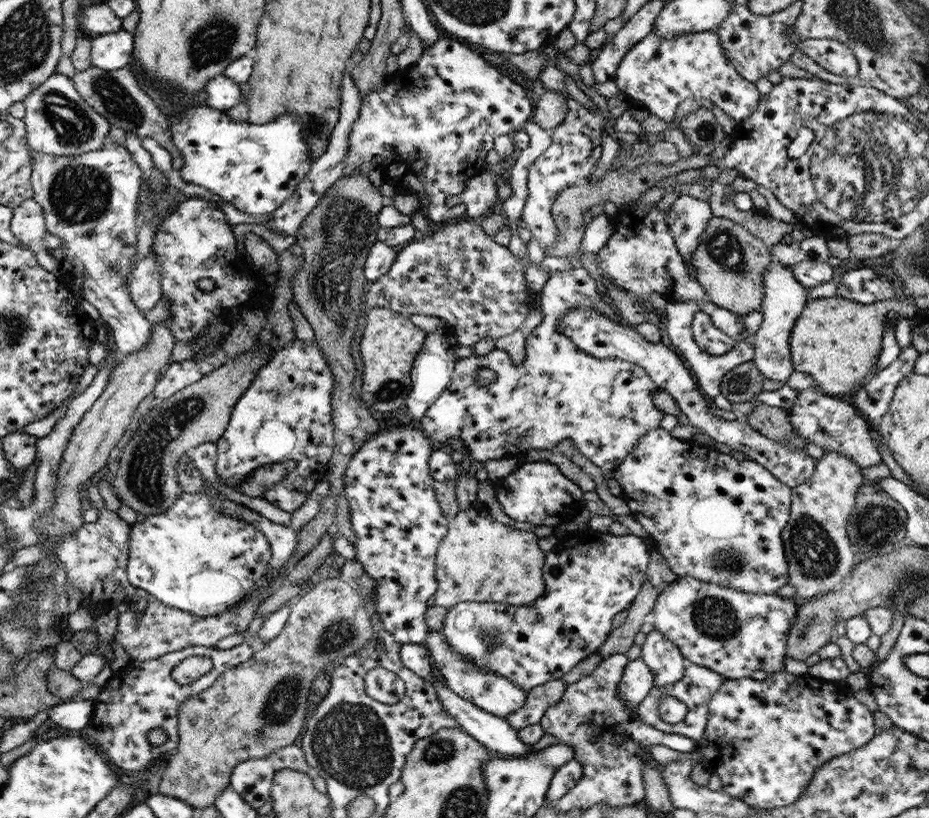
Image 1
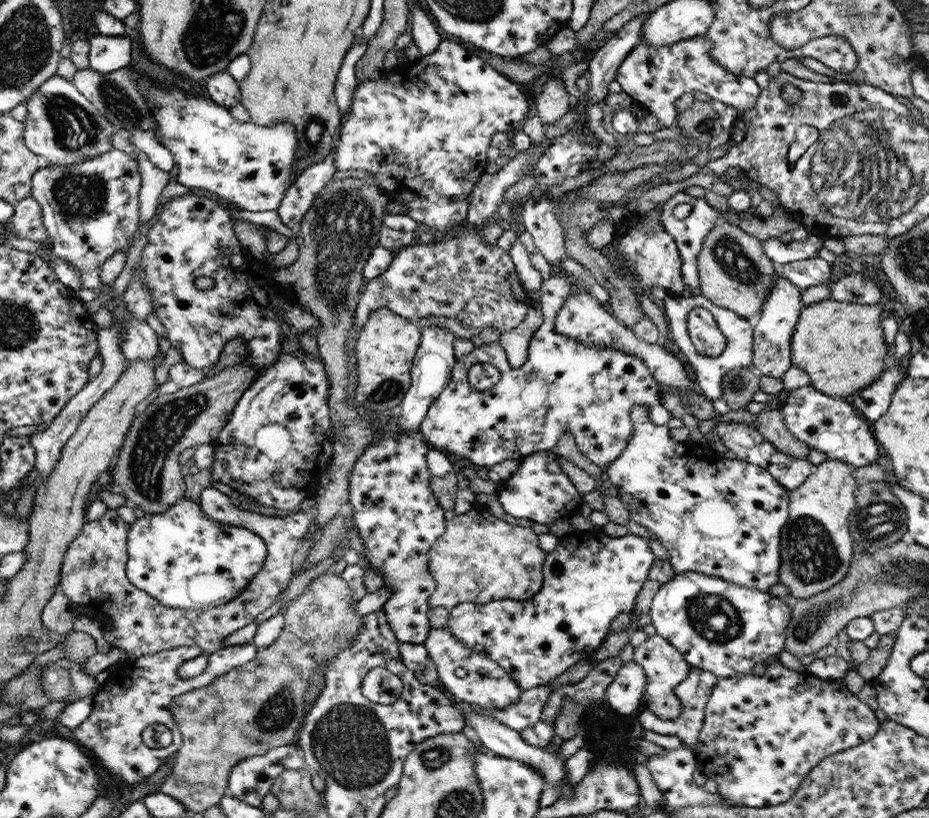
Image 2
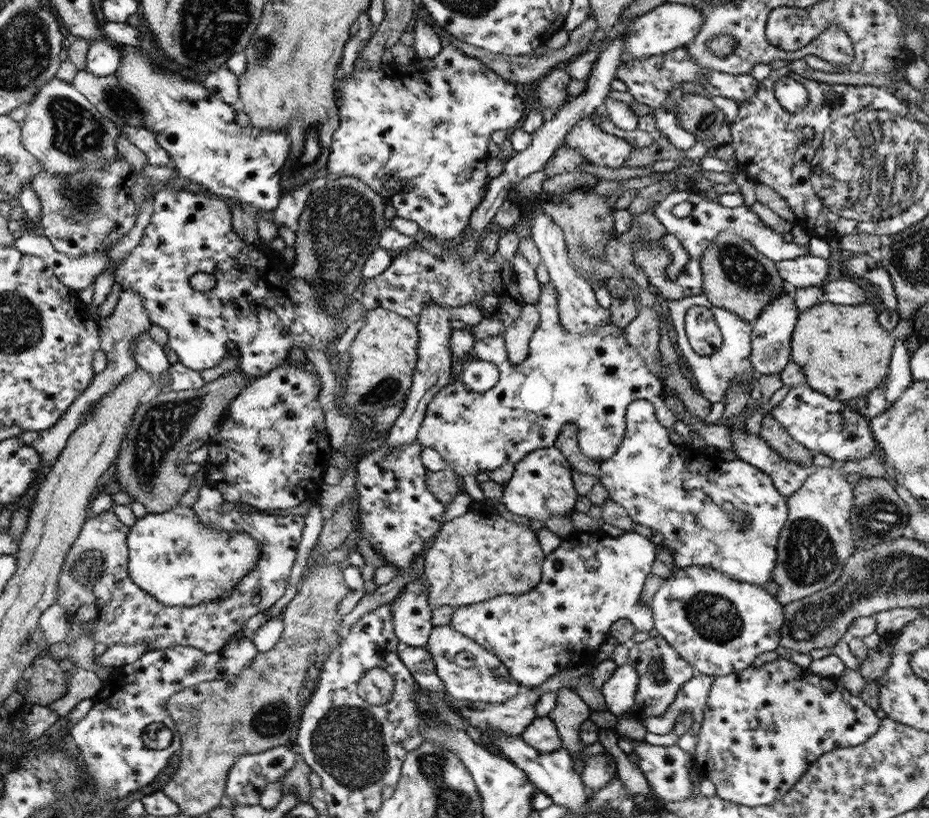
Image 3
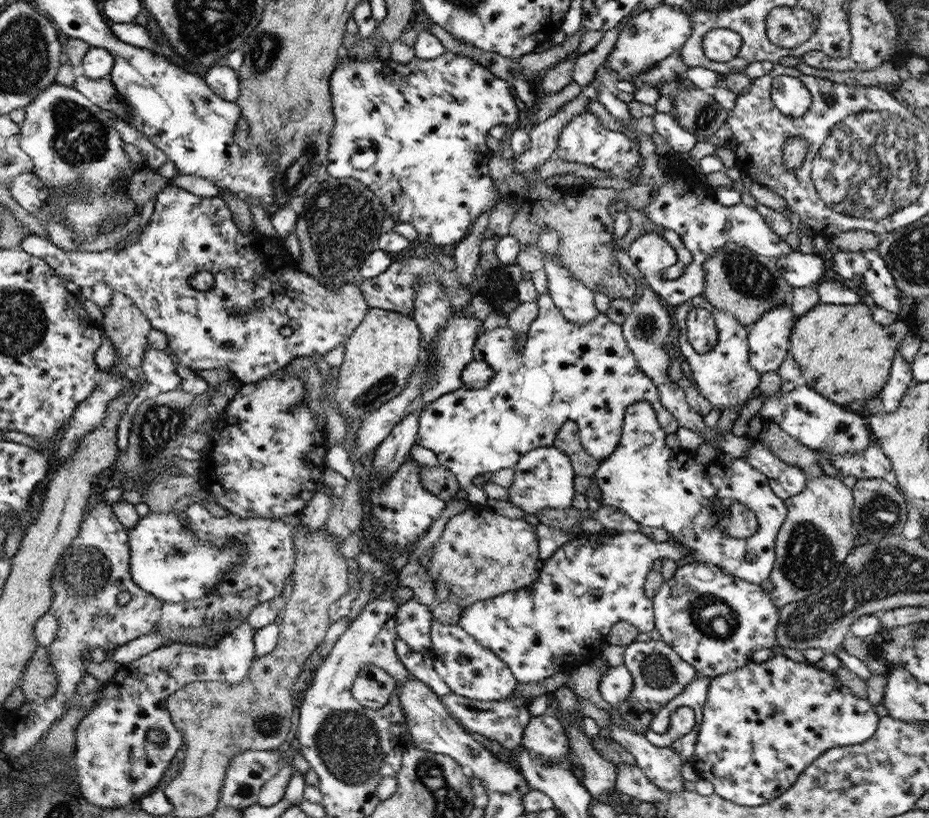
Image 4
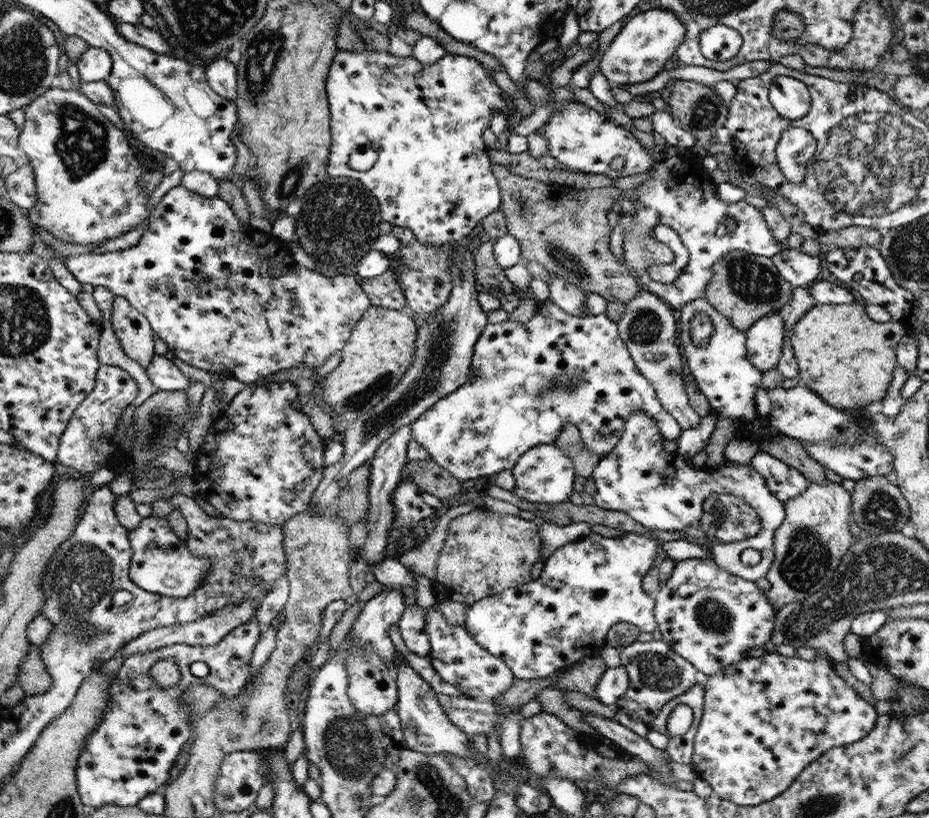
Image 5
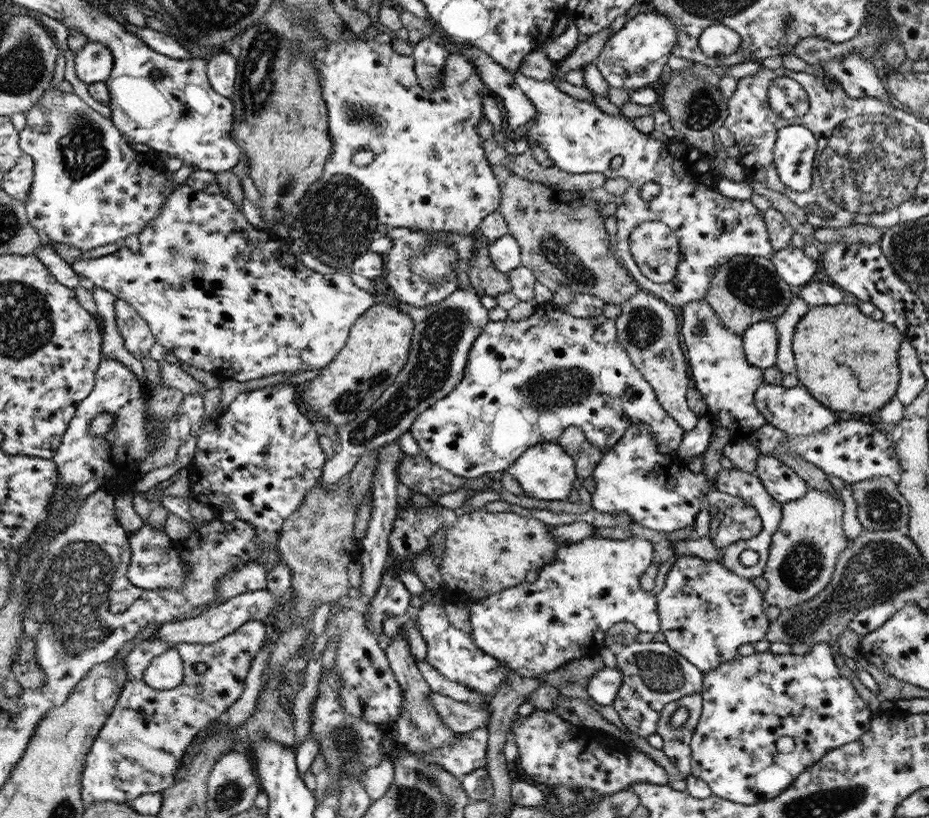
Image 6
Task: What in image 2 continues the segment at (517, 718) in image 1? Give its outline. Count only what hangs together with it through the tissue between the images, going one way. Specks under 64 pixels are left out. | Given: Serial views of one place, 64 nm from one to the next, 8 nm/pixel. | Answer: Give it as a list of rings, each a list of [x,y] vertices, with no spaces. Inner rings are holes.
[[[552,683],[532,689],[523,689],[520,699],[503,710],[489,710],[488,707],[470,705],[482,717],[489,717],[492,721],[506,725],[515,732],[522,733],[526,728],[541,720],[541,711],[548,695],[555,690]]]

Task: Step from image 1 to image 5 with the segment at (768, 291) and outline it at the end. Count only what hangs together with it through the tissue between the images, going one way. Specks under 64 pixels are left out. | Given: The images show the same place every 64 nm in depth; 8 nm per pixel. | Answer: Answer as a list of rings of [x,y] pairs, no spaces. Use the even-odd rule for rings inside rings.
[[[784,312],[768,314],[745,332],[747,360],[762,372],[774,369],[784,351]]]

